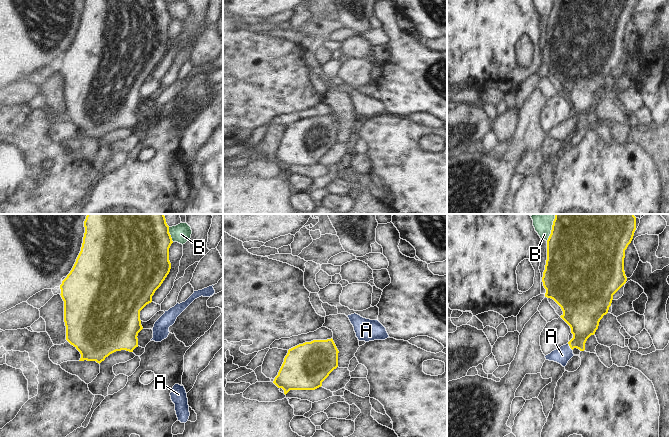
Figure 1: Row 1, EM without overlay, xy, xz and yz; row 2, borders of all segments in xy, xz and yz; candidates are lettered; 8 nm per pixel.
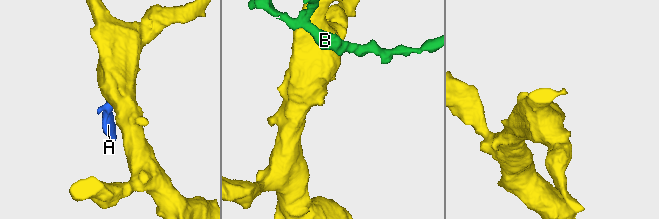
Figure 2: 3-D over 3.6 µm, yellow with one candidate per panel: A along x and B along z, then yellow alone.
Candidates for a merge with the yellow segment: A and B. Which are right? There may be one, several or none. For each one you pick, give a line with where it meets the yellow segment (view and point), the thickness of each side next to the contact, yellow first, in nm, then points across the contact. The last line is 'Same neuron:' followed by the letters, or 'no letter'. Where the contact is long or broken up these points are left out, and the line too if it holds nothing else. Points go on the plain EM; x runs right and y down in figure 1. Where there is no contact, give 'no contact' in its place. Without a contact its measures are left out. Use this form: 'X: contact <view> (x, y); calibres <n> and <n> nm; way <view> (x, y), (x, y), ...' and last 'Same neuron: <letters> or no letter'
A: contact yz (570, 123); calibres 260 and 140 nm; way yz (583, 95), (580, 113), (570, 123), (562, 131)
Same neuron: A

